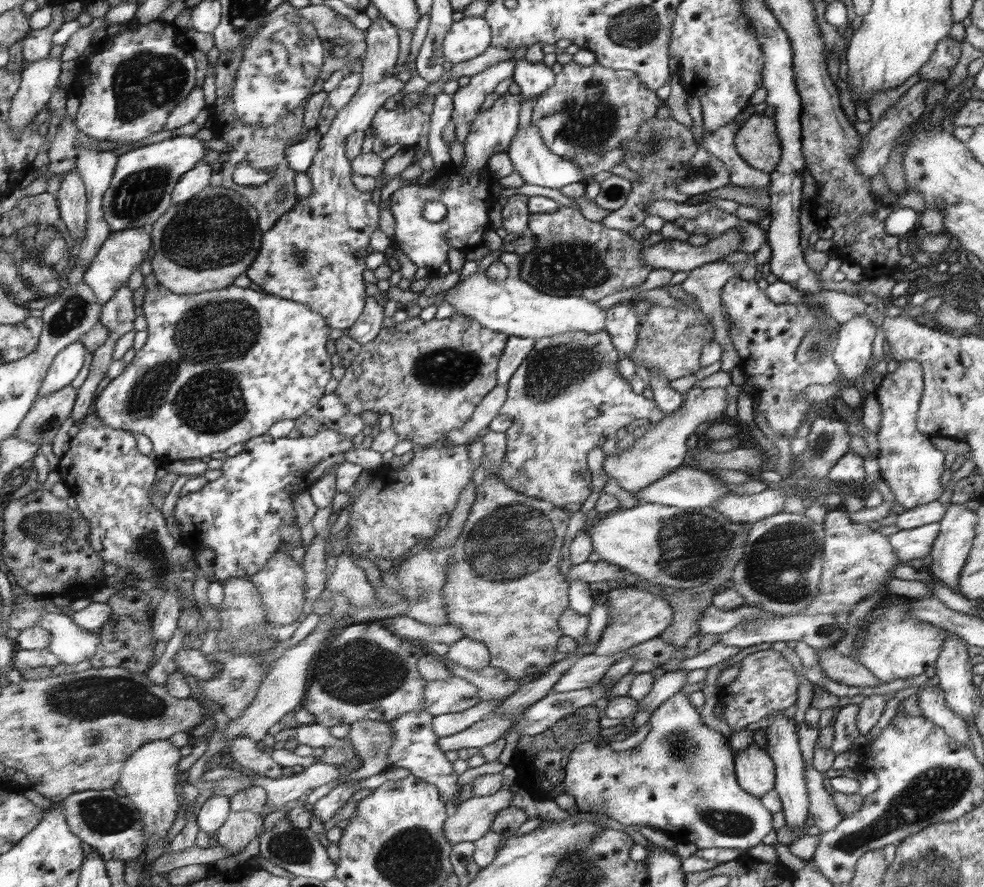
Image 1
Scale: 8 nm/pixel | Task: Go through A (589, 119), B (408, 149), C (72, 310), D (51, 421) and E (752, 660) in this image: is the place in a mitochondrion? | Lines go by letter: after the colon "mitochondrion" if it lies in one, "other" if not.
A: mitochondrion
B: other
C: mitochondrion
D: mitochondrion
E: other

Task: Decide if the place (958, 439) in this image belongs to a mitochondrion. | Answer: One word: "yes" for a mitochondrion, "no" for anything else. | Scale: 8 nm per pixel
no

